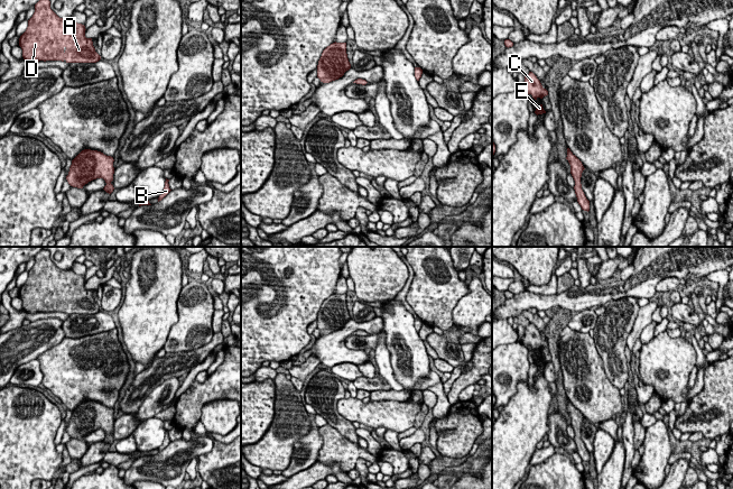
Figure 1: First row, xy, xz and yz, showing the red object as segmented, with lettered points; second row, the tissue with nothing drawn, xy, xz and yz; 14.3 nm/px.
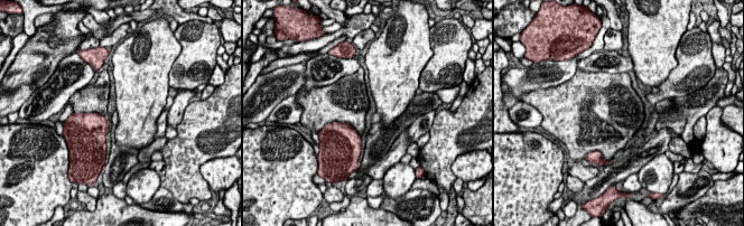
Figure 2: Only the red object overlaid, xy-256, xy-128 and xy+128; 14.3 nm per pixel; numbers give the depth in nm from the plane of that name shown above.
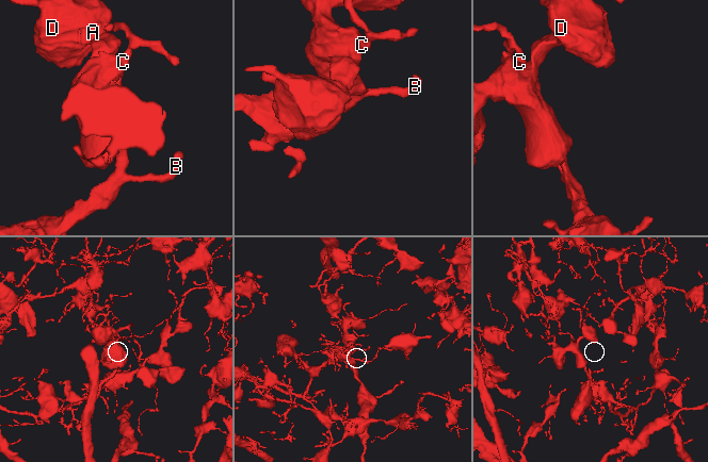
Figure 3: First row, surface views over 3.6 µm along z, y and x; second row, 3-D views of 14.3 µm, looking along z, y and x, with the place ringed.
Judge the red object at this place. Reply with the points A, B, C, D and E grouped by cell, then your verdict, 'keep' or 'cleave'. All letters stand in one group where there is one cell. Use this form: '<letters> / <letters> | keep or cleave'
A B C D E | keep

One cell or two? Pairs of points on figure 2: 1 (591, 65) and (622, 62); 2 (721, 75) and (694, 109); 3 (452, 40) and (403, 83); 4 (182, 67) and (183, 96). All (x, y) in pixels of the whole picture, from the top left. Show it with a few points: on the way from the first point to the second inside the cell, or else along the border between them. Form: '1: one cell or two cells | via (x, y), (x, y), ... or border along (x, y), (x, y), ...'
1: one cell | via (598, 62), (614, 62)
2: one cell | via (718, 83), (701, 101)
3: two cells | border along (430, 37), (431, 57), (420, 74), (418, 87)
4: two cells | border along (182, 88), (194, 90)

